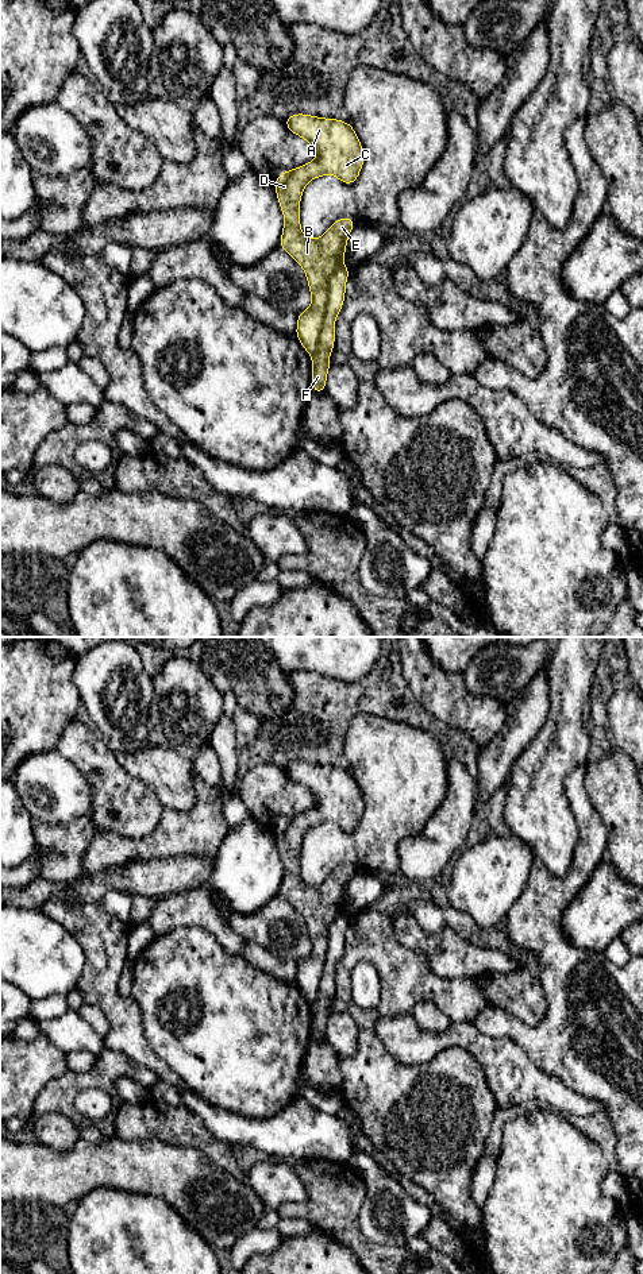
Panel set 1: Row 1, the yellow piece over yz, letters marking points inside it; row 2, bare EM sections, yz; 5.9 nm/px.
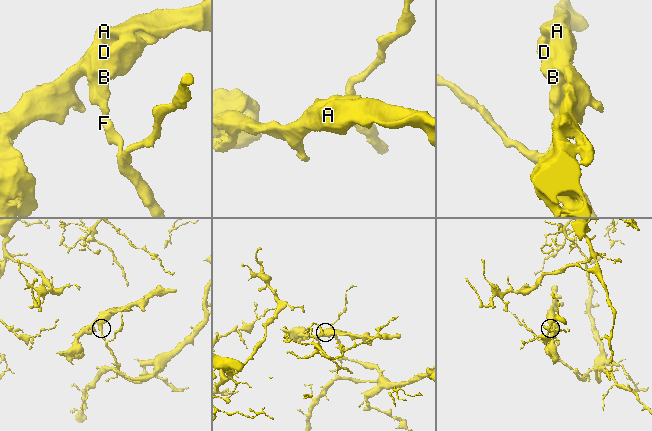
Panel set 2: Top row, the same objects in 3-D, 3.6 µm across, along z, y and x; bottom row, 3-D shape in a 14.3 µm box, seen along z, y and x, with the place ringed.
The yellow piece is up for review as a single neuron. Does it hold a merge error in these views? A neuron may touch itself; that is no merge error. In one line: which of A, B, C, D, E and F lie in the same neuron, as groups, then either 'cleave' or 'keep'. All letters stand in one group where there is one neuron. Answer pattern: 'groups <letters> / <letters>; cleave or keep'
groups A B C D E / F; cleave

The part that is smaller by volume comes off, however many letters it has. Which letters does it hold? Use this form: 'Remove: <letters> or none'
Remove: A, B, C, D, E

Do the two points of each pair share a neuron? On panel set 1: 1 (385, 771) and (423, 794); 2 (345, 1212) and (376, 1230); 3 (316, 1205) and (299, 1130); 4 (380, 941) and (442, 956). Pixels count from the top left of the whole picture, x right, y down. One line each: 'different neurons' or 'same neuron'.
1: same neuron
2: different neurons
3: different neurons
4: different neurons

